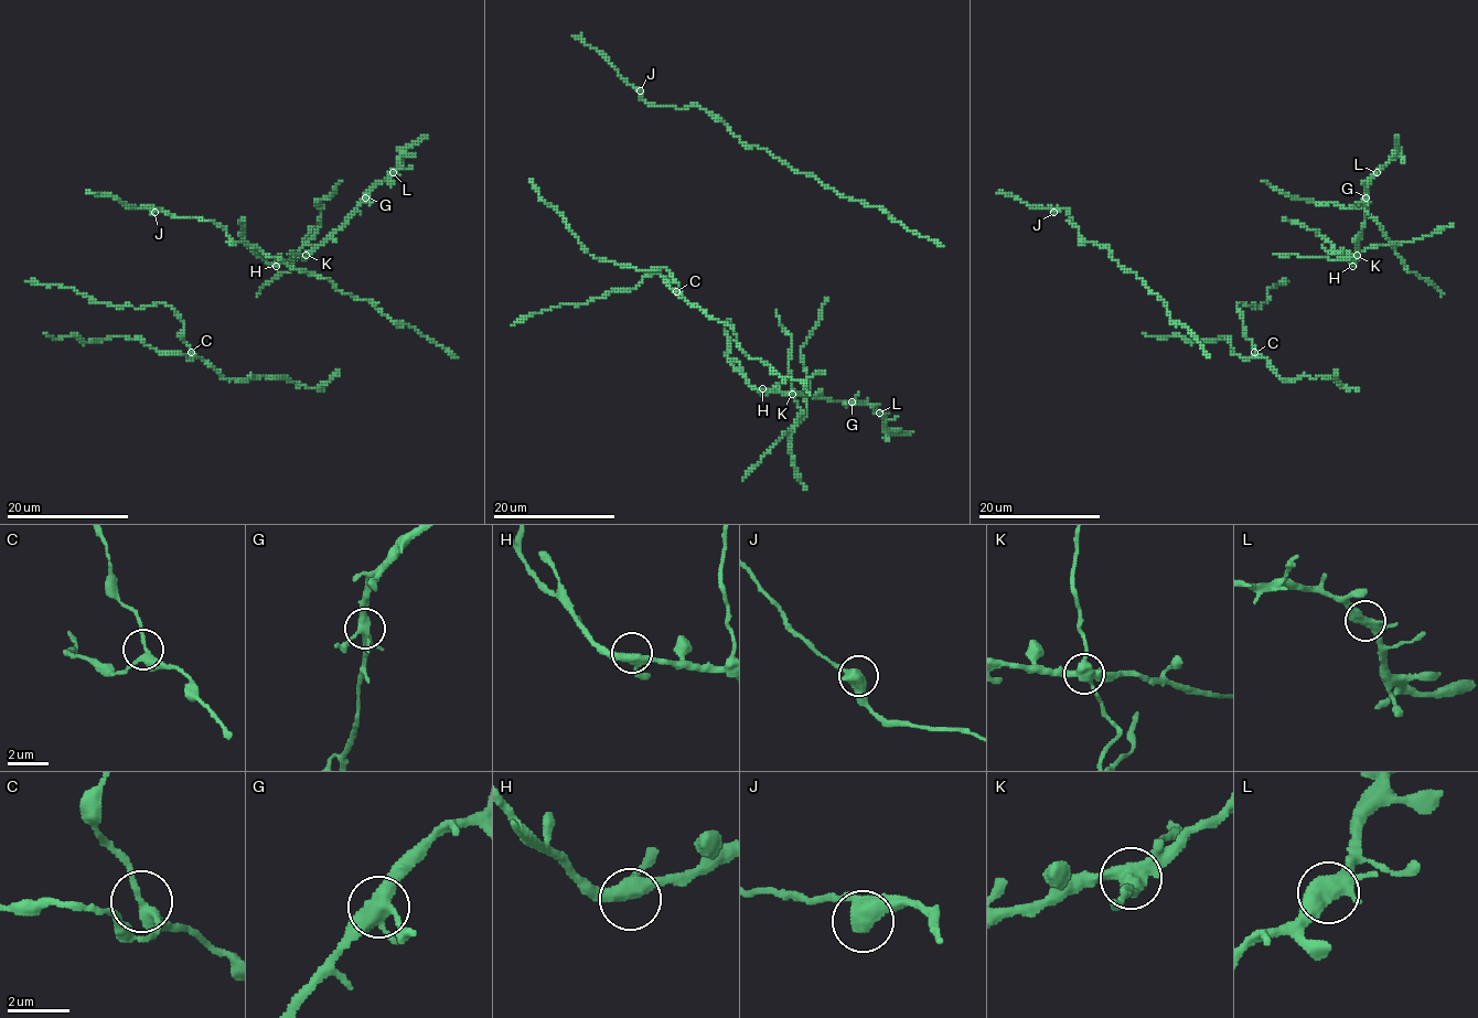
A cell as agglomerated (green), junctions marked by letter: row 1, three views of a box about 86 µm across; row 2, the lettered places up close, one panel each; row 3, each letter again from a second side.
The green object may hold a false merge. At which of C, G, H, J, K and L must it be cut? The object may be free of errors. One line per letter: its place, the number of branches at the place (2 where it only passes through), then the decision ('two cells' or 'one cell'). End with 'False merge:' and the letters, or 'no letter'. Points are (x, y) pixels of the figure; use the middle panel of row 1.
C: place (676, 291); branches 3; one cell
G: place (852, 402); branches 4; one cell
H: place (762, 388); branches 3; one cell
J: place (640, 90); branches 2; one cell
K: place (792, 394); branches 4; two cells
L: place (879, 413); branches 3; one cell
False merge: K

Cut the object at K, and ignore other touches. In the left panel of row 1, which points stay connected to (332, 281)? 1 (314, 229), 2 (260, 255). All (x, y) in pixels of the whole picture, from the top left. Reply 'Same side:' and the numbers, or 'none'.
Same side: 2

